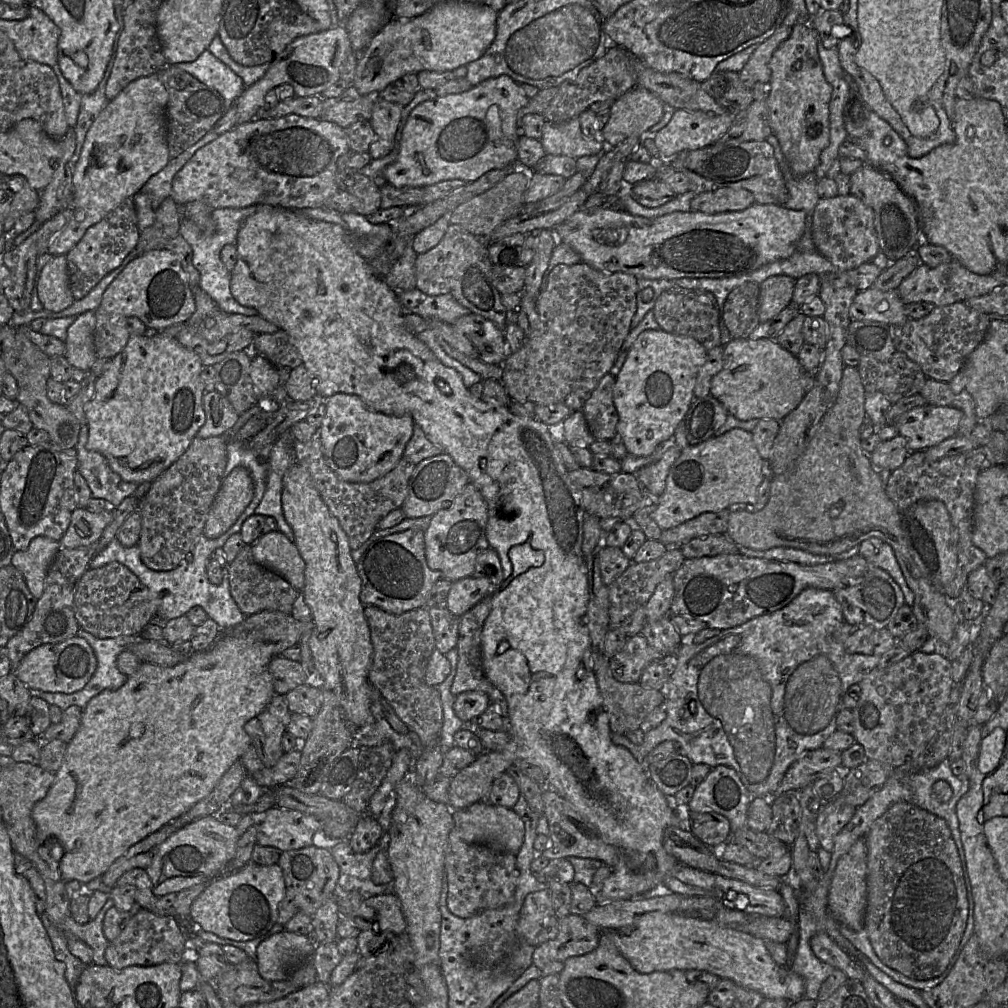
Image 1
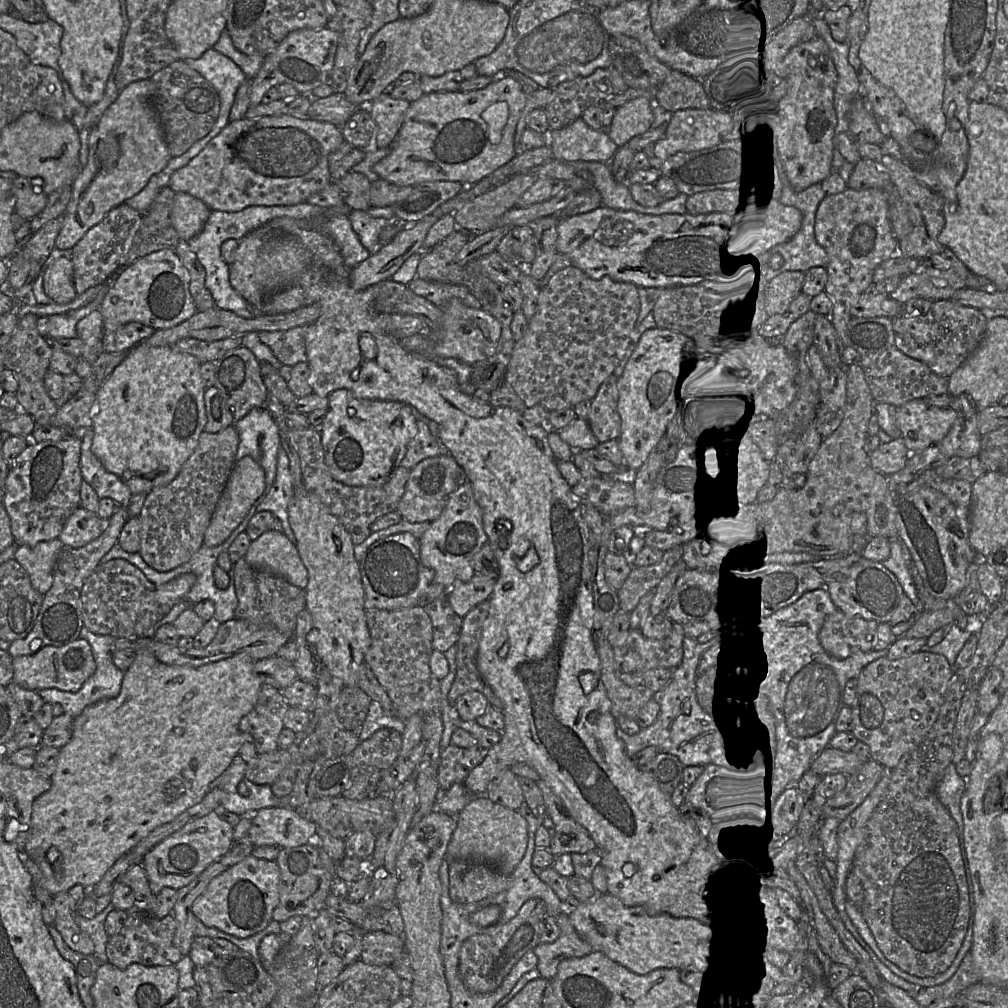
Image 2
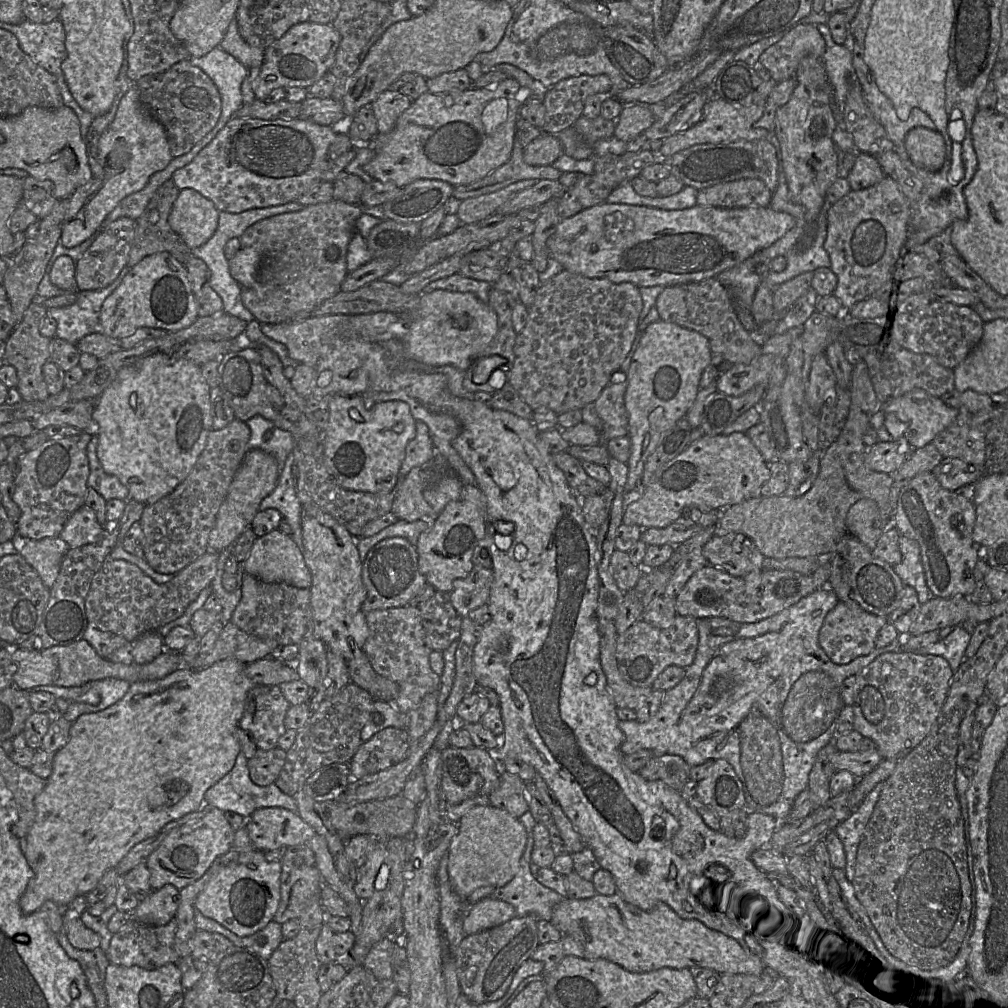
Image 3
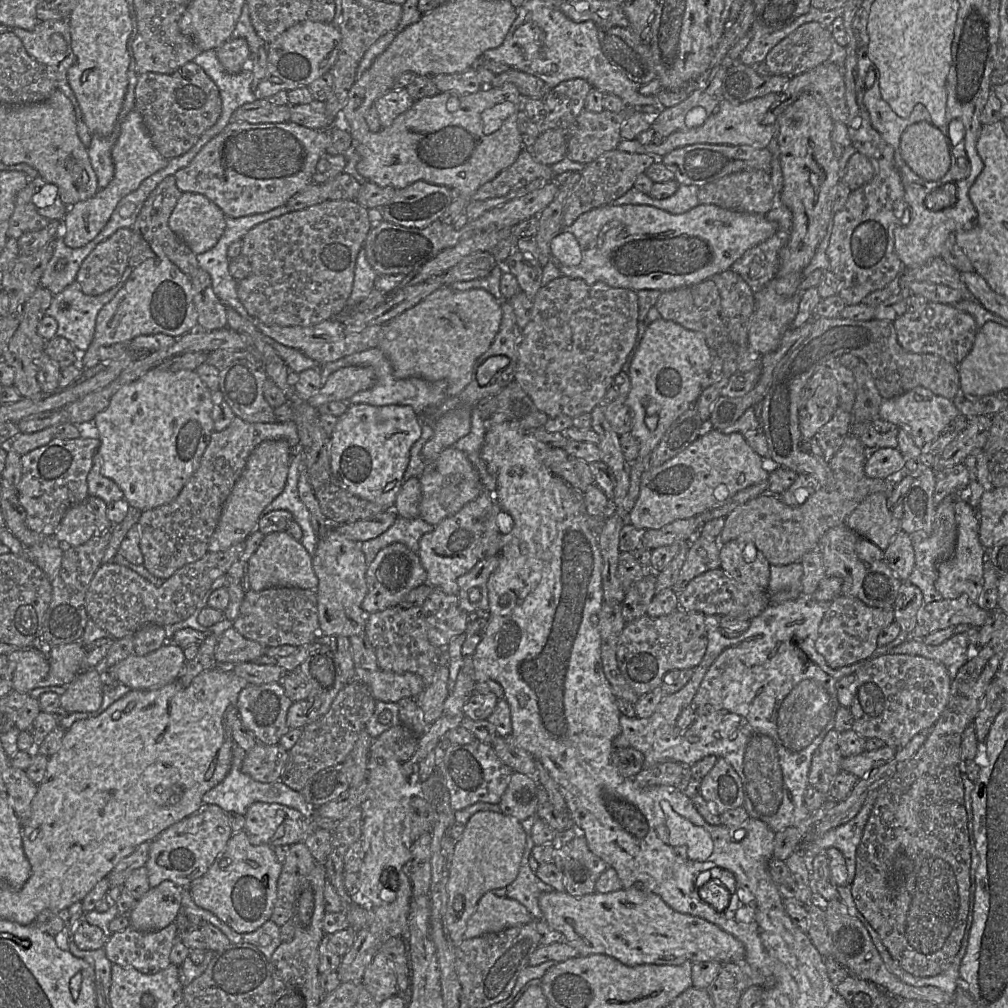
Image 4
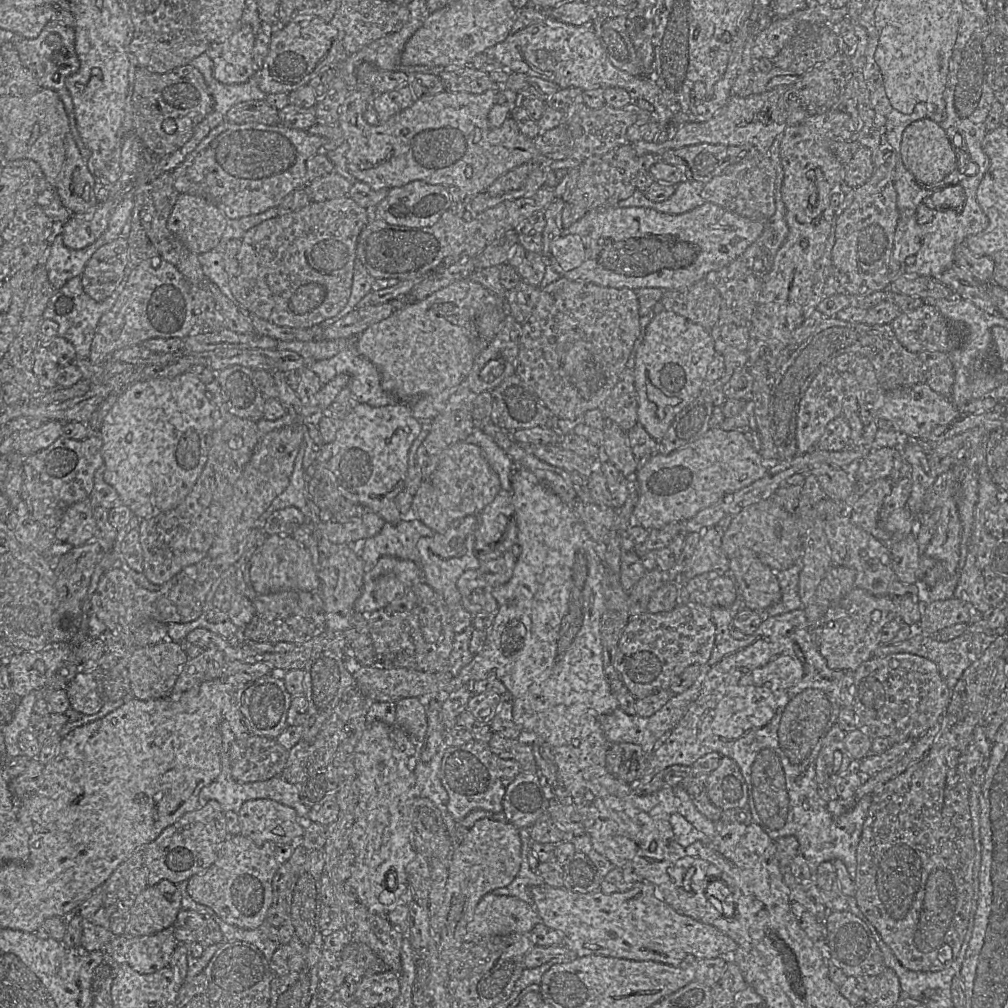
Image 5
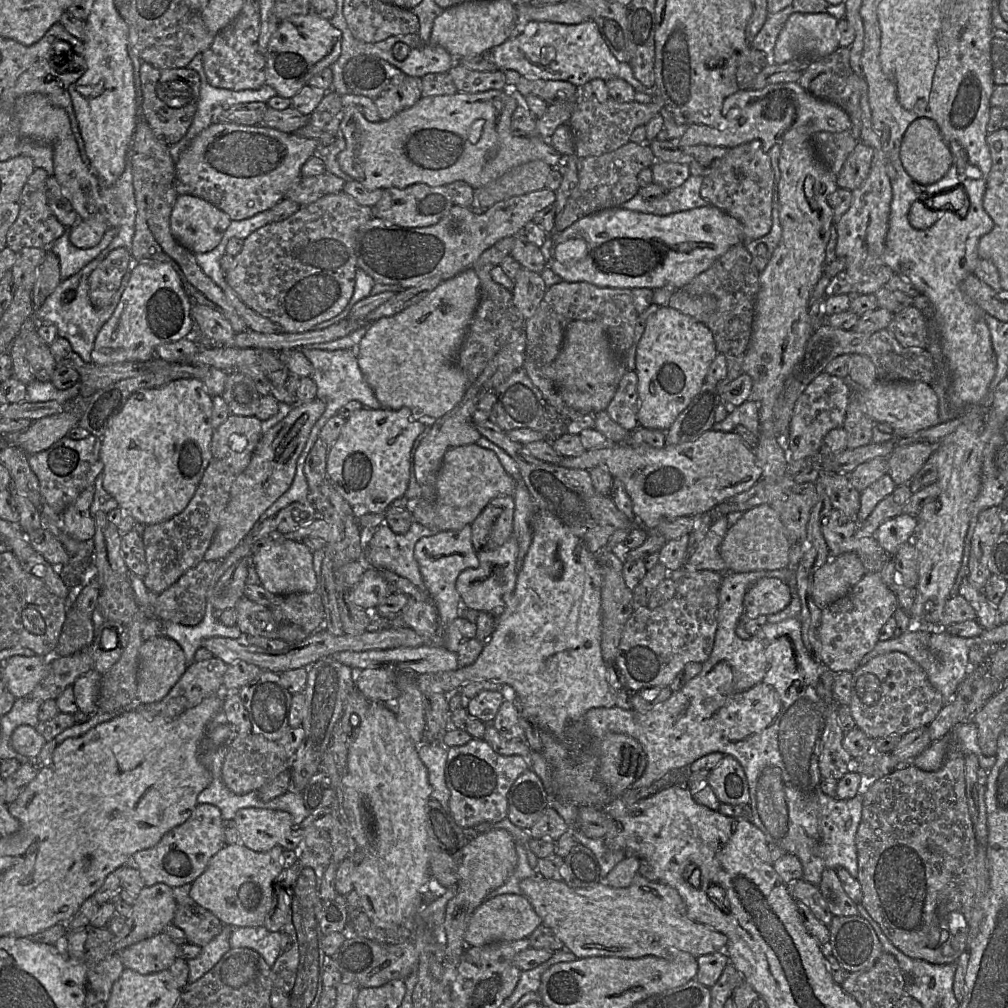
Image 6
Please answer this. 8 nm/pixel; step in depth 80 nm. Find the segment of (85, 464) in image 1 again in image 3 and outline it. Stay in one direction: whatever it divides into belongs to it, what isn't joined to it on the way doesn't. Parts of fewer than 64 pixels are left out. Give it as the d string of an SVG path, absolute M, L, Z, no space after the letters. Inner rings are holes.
M92 435L92 439L87 445L87 457L89 460L89 475L87 485L97 491L106 501L110 499L127 500L129 495L128 488L119 479L107 474L97 456L97 435Z

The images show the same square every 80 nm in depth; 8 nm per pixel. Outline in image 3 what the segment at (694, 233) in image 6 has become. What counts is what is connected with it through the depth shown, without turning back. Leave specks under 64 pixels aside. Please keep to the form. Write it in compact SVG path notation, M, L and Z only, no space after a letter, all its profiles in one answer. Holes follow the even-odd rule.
M604 202L561 219L547 241L547 248L549 257L558 261L565 270L587 278L607 278L613 283L631 282L637 287L666 287L716 277L772 245L794 225L792 215L774 211L769 206L724 208L695 205L682 210L662 210Z

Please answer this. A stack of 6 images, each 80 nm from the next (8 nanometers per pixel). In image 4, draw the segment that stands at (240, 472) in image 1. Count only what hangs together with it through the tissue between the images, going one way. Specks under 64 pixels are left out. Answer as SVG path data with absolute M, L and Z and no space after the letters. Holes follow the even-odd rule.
M284 439L265 440L253 449L243 472L224 503L217 527L208 544L208 552L225 551L245 541L251 532L257 530L262 511L285 488L291 461L292 449Z

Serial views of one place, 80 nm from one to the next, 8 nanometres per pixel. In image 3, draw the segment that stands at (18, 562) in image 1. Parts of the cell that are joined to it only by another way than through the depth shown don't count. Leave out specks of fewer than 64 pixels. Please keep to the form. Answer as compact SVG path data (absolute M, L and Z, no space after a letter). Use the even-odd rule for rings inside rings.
M16 535L13 542L17 552L37 572L44 585L52 588L69 545L59 536L33 540Z

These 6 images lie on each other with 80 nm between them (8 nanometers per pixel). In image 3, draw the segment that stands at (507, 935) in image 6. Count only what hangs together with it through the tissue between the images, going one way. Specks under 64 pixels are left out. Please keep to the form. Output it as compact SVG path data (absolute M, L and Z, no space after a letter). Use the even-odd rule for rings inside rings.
M484 898L472 905L463 922L466 936L499 926L516 917L515 908L502 900Z

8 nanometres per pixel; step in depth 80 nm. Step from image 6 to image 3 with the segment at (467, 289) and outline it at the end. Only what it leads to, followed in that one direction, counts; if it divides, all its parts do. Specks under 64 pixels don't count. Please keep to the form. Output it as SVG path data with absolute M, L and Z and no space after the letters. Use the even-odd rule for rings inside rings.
M438 289L429 293L421 293L418 308L408 318L410 318L409 330L401 338L408 358L429 366L452 365L463 371L466 371L480 357L481 352L488 347L498 331L496 312L488 303L482 302L471 292Z

